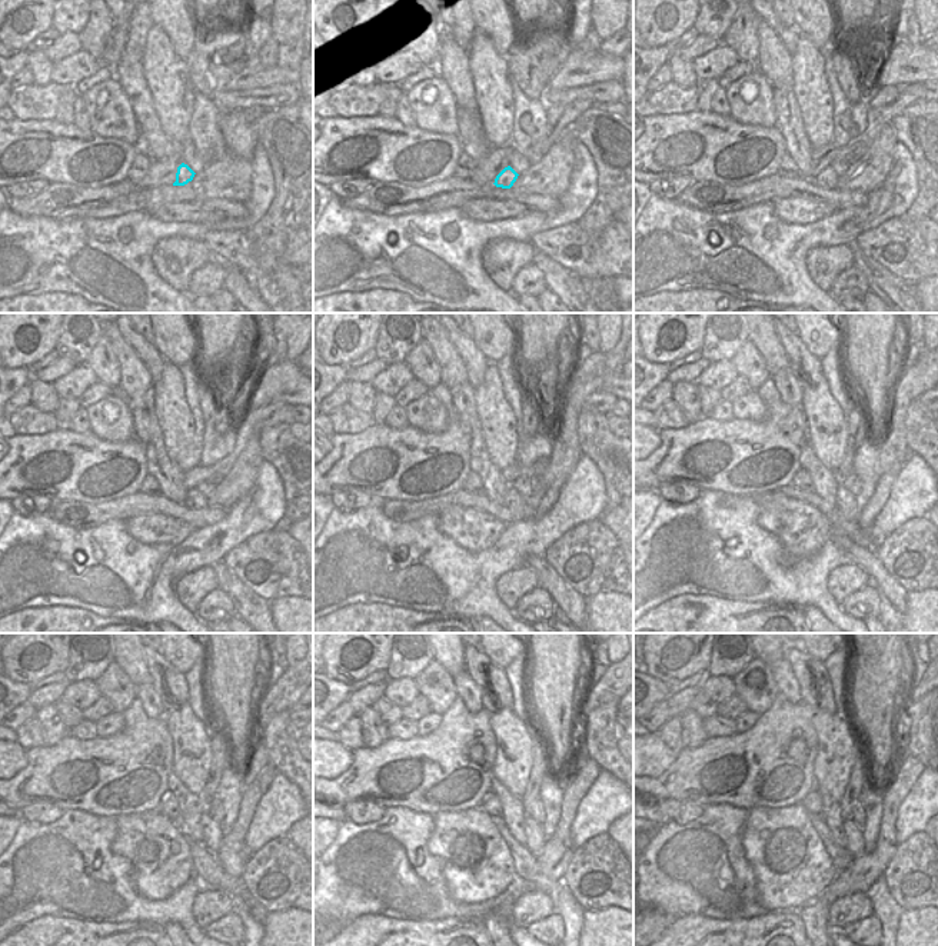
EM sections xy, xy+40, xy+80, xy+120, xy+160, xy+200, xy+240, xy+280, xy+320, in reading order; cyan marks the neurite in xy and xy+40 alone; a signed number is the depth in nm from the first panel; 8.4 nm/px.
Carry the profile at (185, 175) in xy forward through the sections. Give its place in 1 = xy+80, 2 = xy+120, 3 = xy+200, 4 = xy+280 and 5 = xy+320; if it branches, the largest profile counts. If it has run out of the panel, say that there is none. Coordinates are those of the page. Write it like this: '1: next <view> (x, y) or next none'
1: next xy+80 (828, 179)
2: next xy+120 (195, 499)
3: next xy+200 (847, 508)
4: next xy+280 (535, 839)
5: next xy+320 (854, 833)

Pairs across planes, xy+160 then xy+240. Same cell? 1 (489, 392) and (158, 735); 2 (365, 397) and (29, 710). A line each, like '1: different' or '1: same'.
1: different
2: different

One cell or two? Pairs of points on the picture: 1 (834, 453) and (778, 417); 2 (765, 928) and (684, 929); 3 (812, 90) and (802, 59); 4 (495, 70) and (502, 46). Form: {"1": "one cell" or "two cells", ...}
{"1": "two cells", "2": "one cell", "3": "one cell", "4": "two cells"}

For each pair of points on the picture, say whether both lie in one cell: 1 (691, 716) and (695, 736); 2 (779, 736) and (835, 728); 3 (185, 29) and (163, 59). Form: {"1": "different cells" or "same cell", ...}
{"1": "same cell", "2": "different cells", "3": "different cells"}

